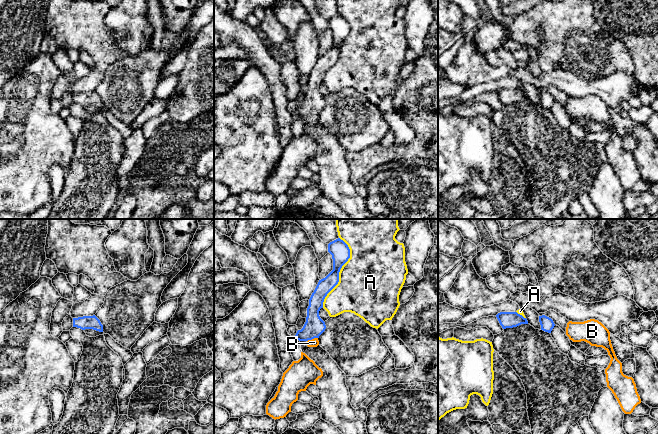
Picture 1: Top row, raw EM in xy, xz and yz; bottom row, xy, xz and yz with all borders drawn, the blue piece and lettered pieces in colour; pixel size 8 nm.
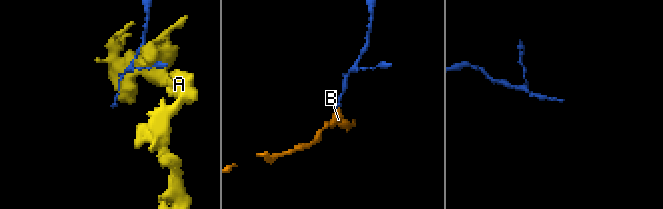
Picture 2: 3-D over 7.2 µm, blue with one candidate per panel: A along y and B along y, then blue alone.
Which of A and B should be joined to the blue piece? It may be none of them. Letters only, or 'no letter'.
B

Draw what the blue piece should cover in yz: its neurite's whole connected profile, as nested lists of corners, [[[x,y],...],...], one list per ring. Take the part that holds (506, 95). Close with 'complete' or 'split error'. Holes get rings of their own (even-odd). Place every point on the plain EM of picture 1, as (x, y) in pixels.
[[[500,88],[496,93],[503,105],[517,103],[521,100],[528,100],[527,95],[517,88]]]; complete

